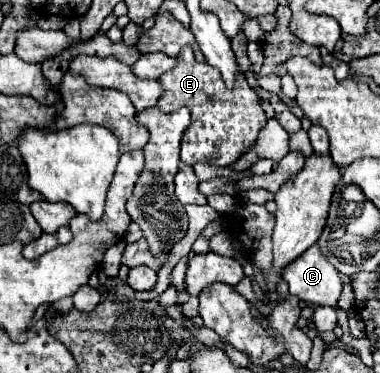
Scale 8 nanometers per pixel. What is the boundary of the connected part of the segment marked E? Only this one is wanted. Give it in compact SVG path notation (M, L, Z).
M189 46L177 55L177 65L171 71L163 73L157 81L163 87L163 95L157 103L159 109L173 111L185 105L191 111L191 125L185 129L181 139L181 161L187 165L231 165L255 143L259 129L267 123L261 101L247 85L241 71L237 71L235 85L233 89L229 89L217 69L213 69L209 63L197 63L193 49Z

